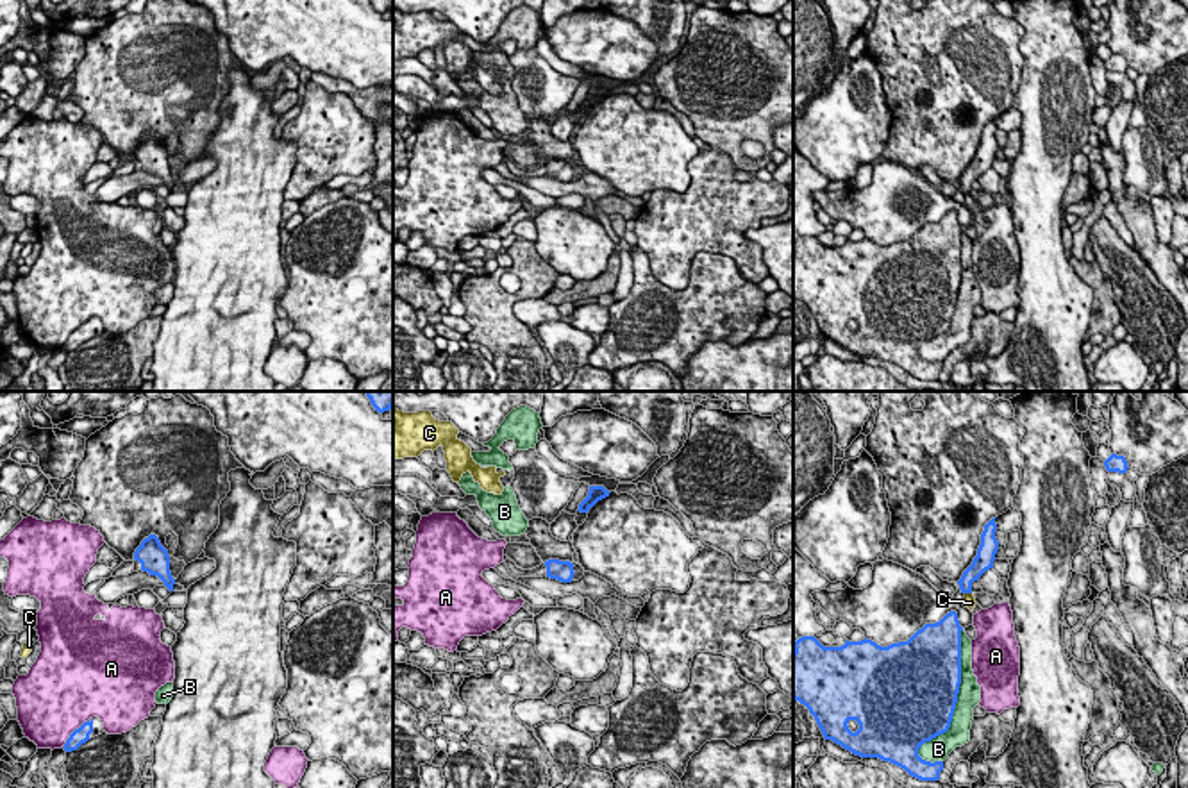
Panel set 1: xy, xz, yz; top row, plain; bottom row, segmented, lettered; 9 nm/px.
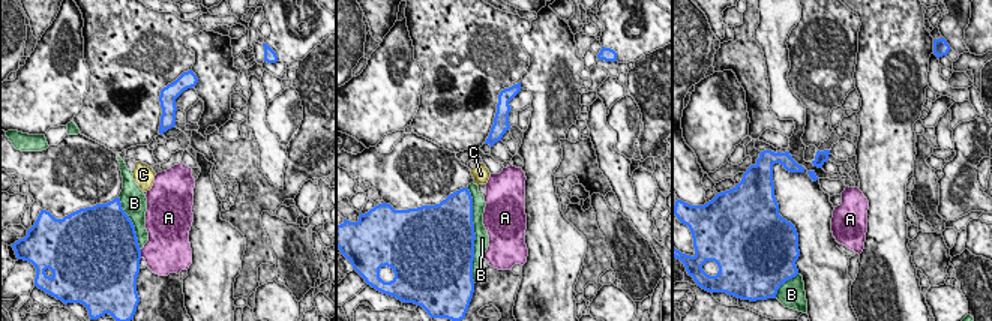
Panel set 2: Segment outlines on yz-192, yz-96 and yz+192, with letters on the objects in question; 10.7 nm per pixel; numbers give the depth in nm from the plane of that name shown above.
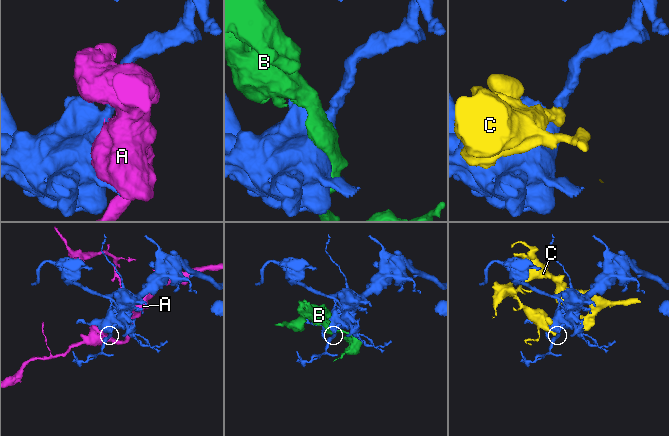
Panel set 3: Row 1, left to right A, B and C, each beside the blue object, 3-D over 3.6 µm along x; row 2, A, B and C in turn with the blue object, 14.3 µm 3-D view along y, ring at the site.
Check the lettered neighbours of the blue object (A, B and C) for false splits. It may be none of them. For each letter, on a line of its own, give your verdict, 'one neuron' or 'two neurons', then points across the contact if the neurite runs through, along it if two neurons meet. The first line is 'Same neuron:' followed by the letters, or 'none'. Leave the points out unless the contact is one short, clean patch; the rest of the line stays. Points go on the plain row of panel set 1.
Same neuron: none
A: two neurons
B: two neurons
C: two neurons | along yz (965, 192), (970, 193)

